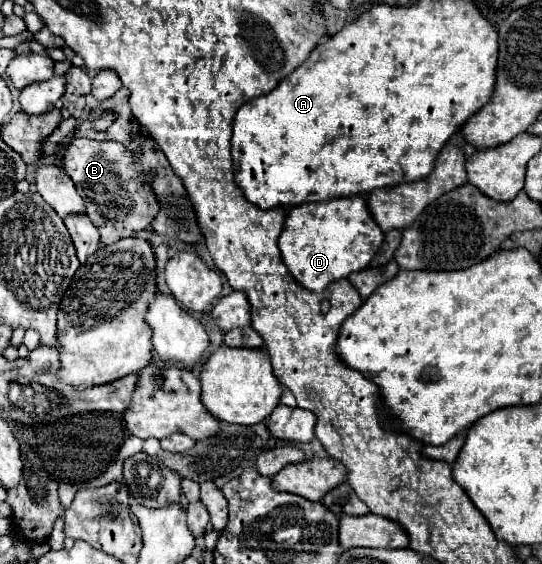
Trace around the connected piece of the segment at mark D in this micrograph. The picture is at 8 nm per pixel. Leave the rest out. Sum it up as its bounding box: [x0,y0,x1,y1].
[279,195,385,291]

